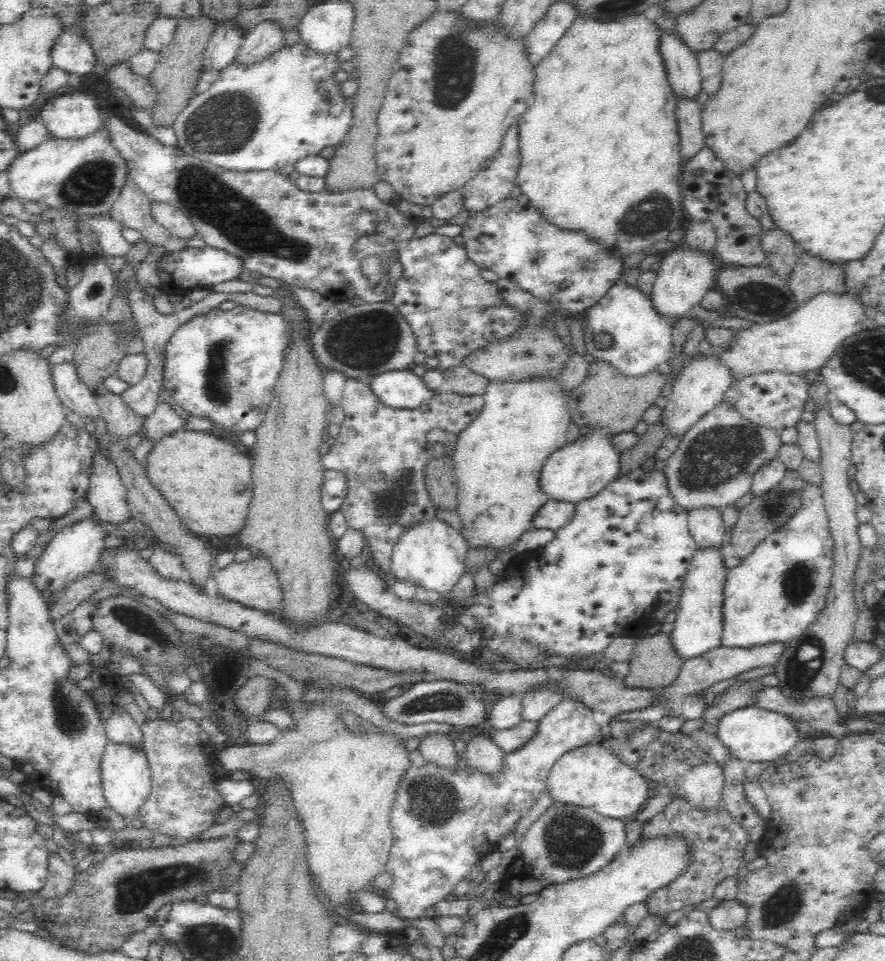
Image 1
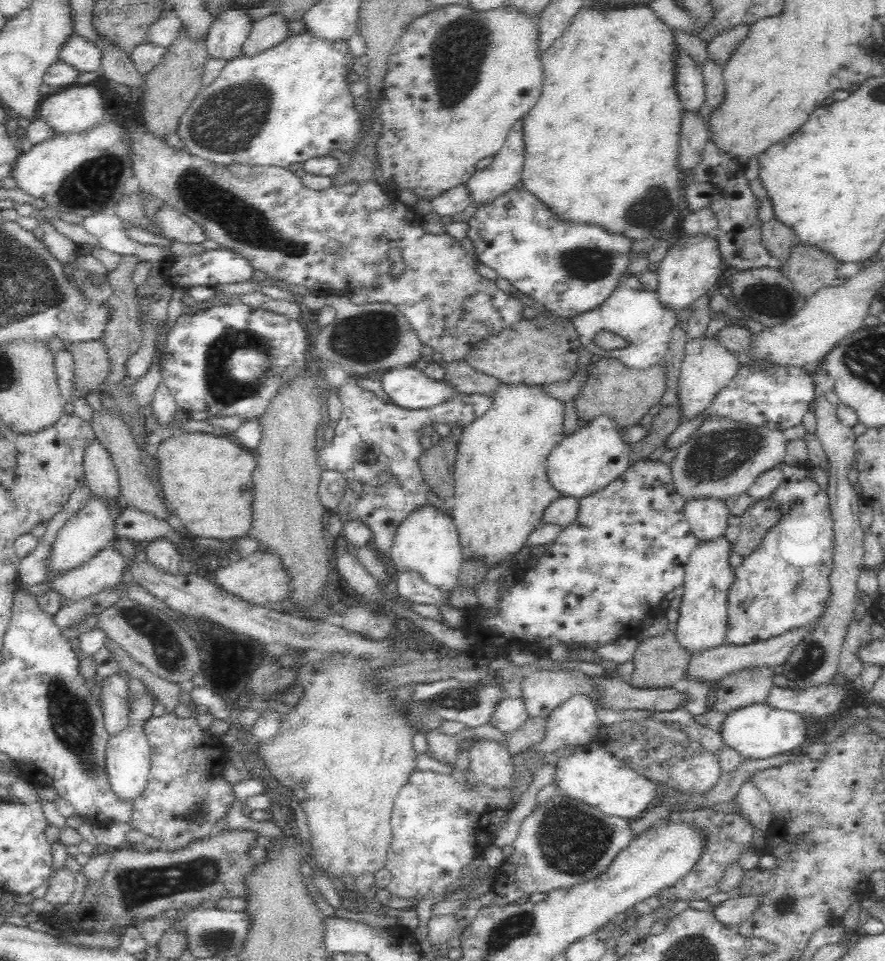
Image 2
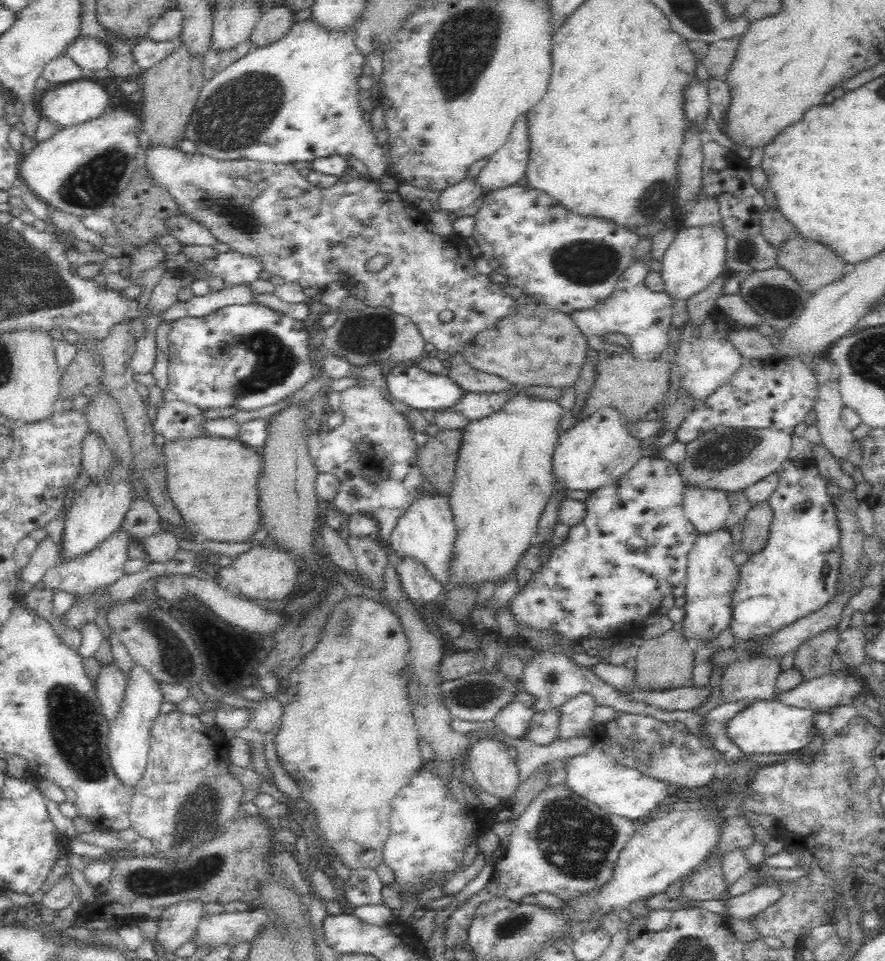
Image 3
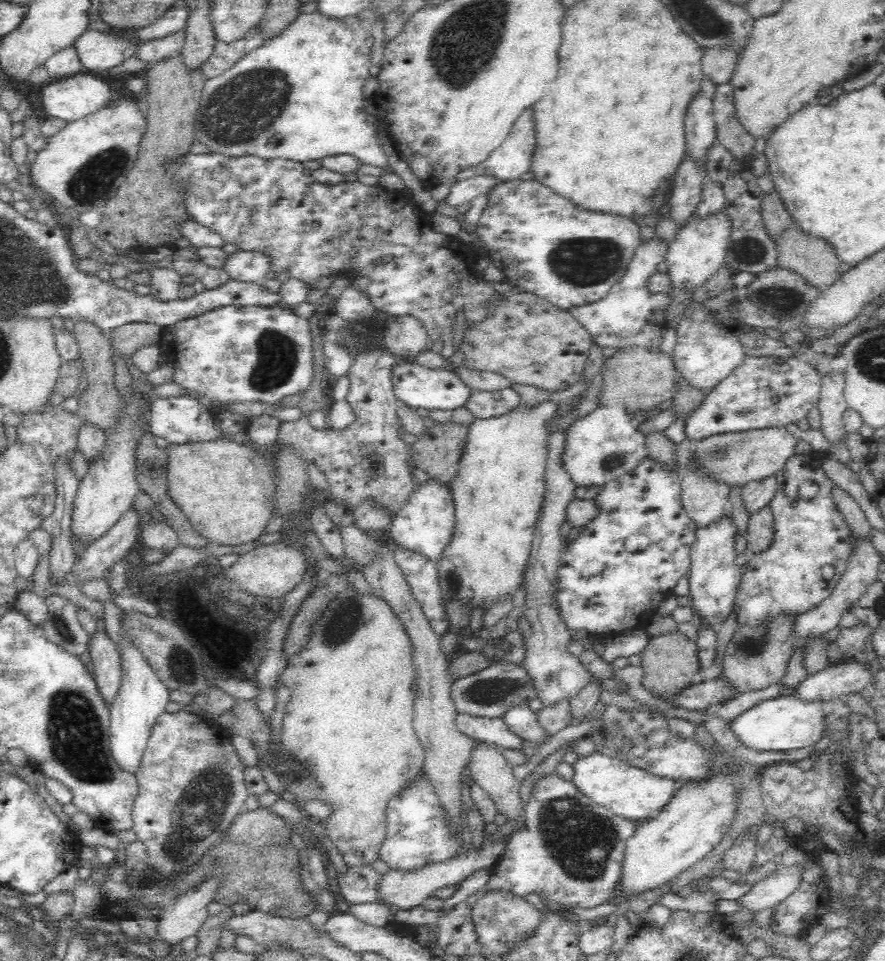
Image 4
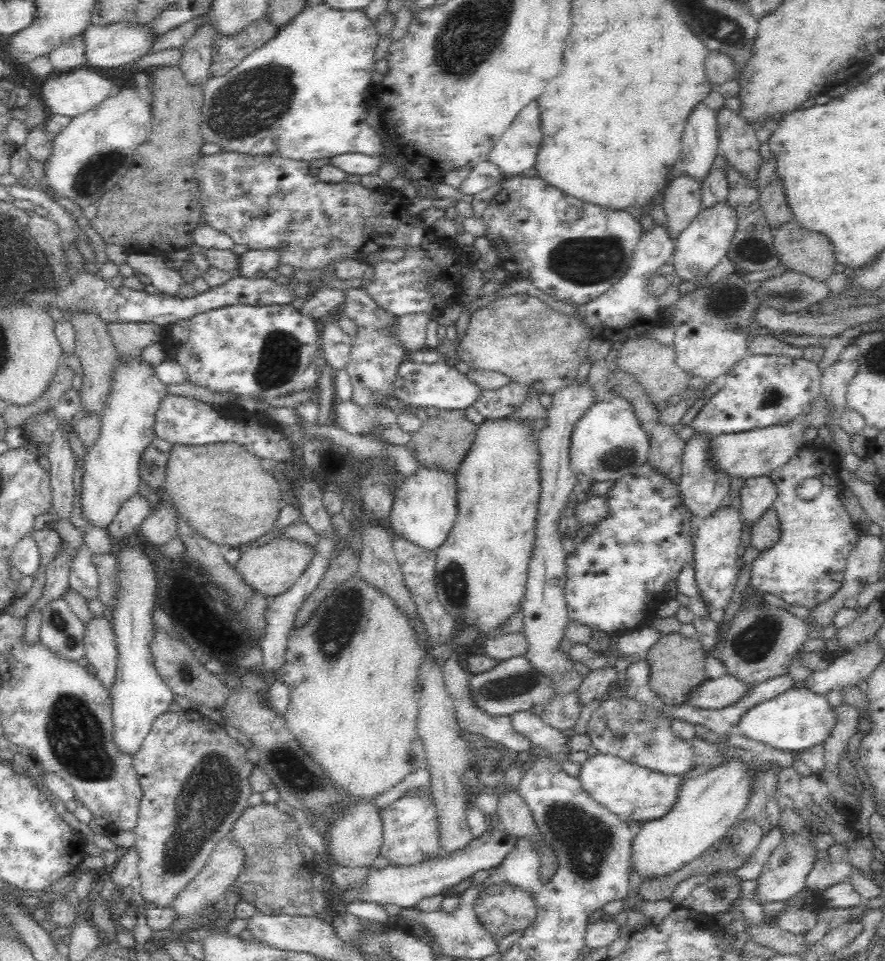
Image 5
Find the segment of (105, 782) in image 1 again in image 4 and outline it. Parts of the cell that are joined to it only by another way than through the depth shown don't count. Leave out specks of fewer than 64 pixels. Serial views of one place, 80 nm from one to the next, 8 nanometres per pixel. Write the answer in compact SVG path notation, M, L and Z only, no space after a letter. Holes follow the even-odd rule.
M122 638L122 674L121 682L117 695L115 696L110 709L110 736L109 745L110 752L114 761L118 763L118 767L122 771L128 771L135 776L141 763L143 752L147 747L150 738L151 728L154 726L156 719L165 712L164 707L170 702L169 688L156 676L154 669L145 660L145 656L139 650L132 646L132 642L128 642L126 638Z

